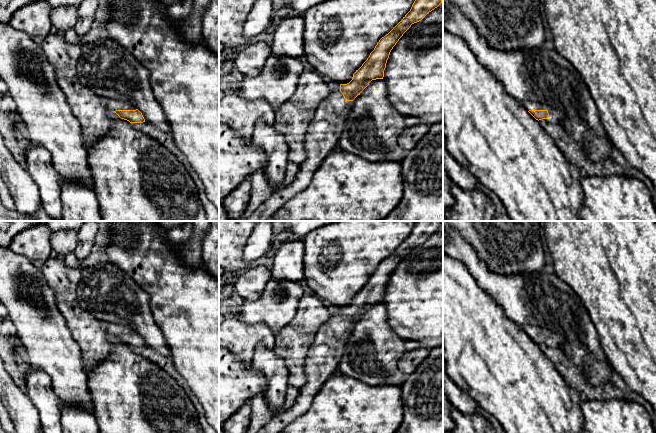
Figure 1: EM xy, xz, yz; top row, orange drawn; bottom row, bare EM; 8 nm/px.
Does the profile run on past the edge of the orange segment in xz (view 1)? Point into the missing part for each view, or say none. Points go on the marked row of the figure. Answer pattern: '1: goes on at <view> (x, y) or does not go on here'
1: goes on at xz (323, 134)

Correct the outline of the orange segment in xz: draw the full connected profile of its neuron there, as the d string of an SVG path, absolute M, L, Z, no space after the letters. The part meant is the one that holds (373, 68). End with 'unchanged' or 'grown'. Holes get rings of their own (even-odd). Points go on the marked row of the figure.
M415 0L410 11L403 19L388 34L379 40L367 60L353 74L352 80L334 85L331 95L320 104L308 127L304 141L306 159L300 164L296 178L288 186L274 190L272 195L264 201L246 221L267 221L285 202L308 187L315 171L319 168L323 160L338 146L340 135L344 129L344 121L353 105L352 101L360 95L372 80L383 79L390 52L399 39L412 24L421 21L441 3L442 0Z; grown

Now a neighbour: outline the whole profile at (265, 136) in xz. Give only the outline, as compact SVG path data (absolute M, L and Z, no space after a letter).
M259 119L254 125L252 141L265 152L267 162L264 174L269 185L276 188L284 180L289 162L289 147L283 135L265 120Z

